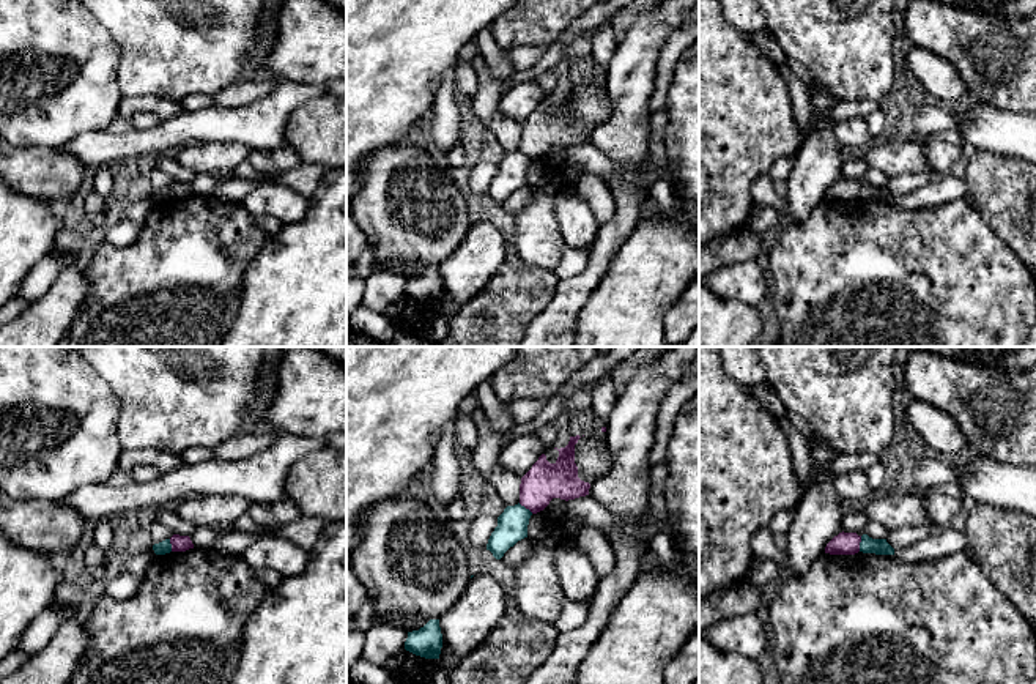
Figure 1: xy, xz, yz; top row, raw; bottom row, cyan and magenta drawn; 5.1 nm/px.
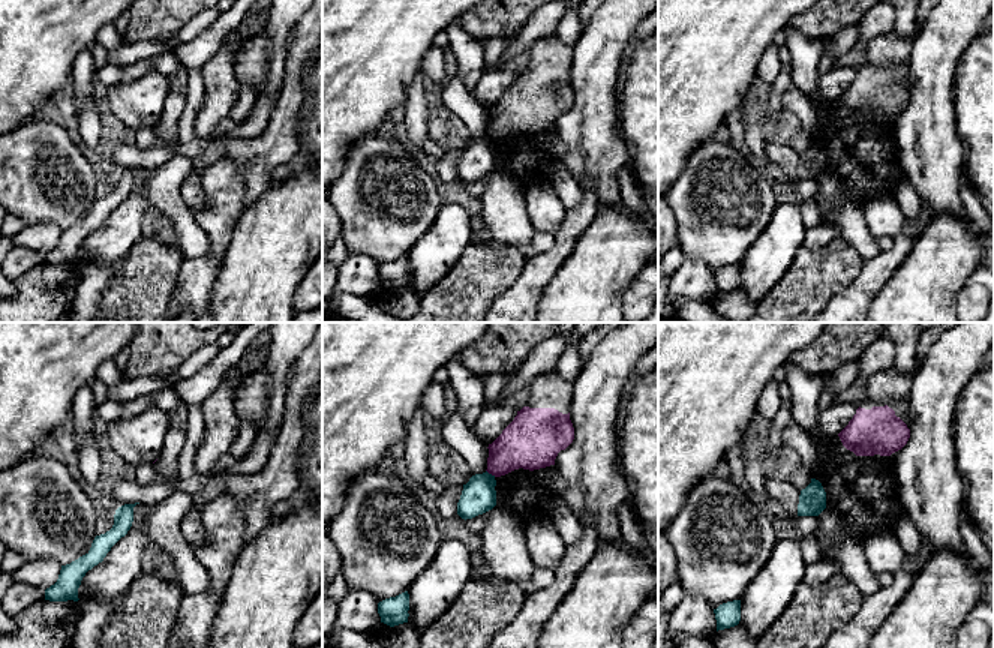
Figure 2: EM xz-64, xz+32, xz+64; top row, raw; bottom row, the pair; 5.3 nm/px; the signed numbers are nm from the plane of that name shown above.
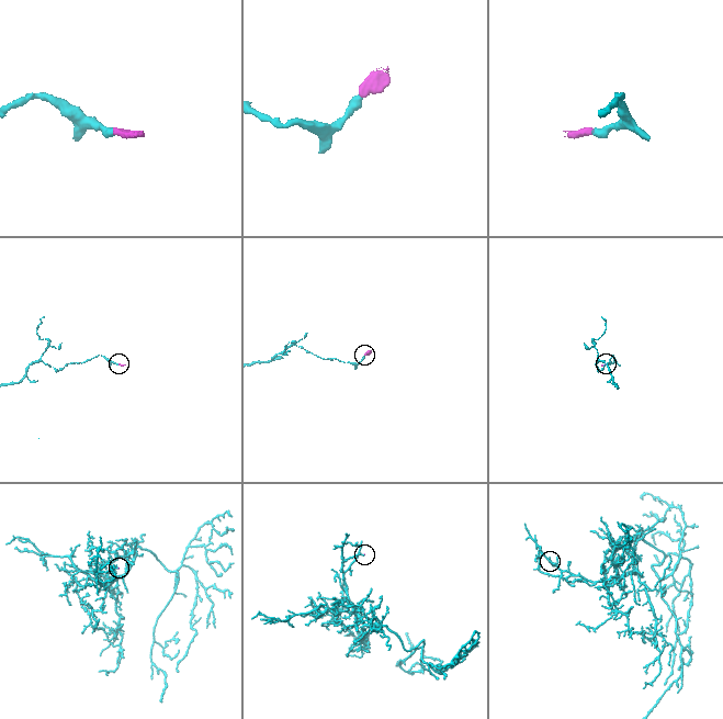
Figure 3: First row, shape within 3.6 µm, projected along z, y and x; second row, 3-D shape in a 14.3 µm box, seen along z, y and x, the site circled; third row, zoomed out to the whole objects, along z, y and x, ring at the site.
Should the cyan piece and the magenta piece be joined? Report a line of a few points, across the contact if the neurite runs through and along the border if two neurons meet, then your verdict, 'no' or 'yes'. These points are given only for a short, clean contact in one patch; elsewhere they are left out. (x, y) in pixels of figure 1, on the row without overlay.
line yz (862, 183), (858, 197); no

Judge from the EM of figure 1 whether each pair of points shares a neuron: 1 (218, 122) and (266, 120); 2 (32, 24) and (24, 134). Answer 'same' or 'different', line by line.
1: same
2: same

